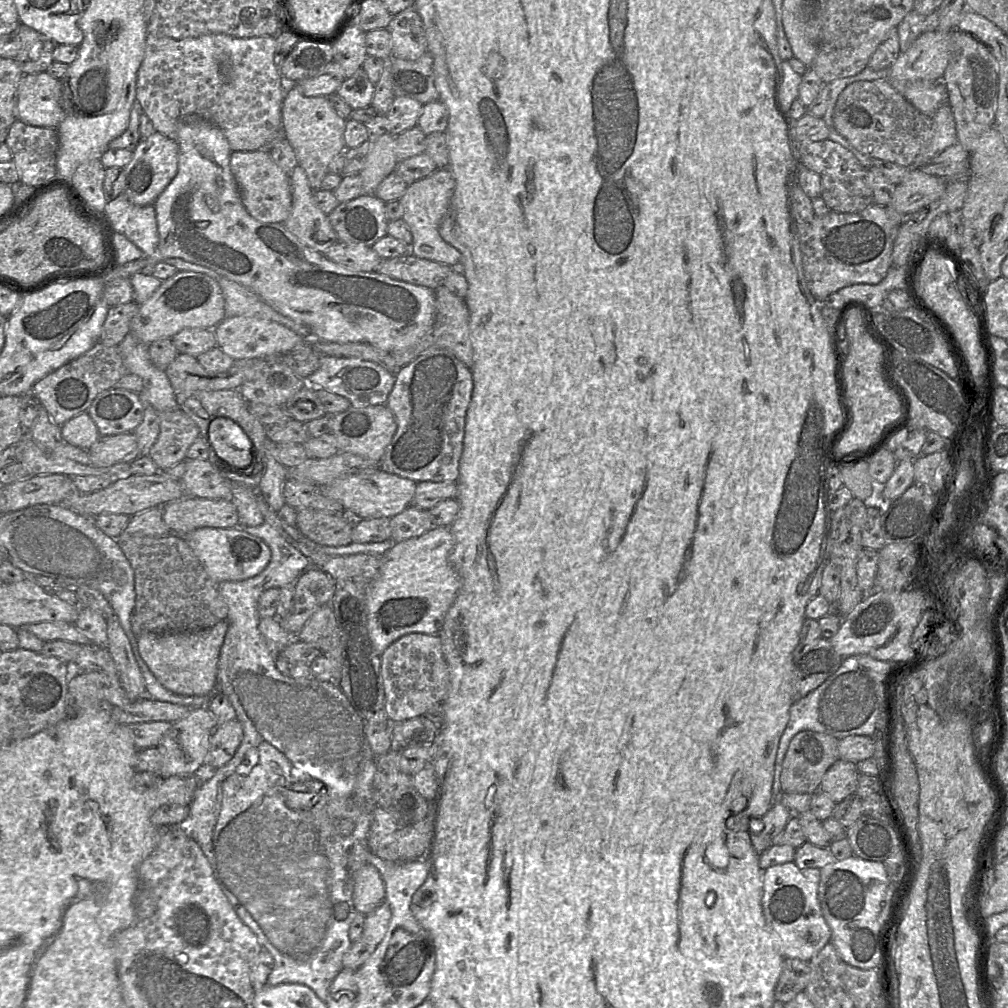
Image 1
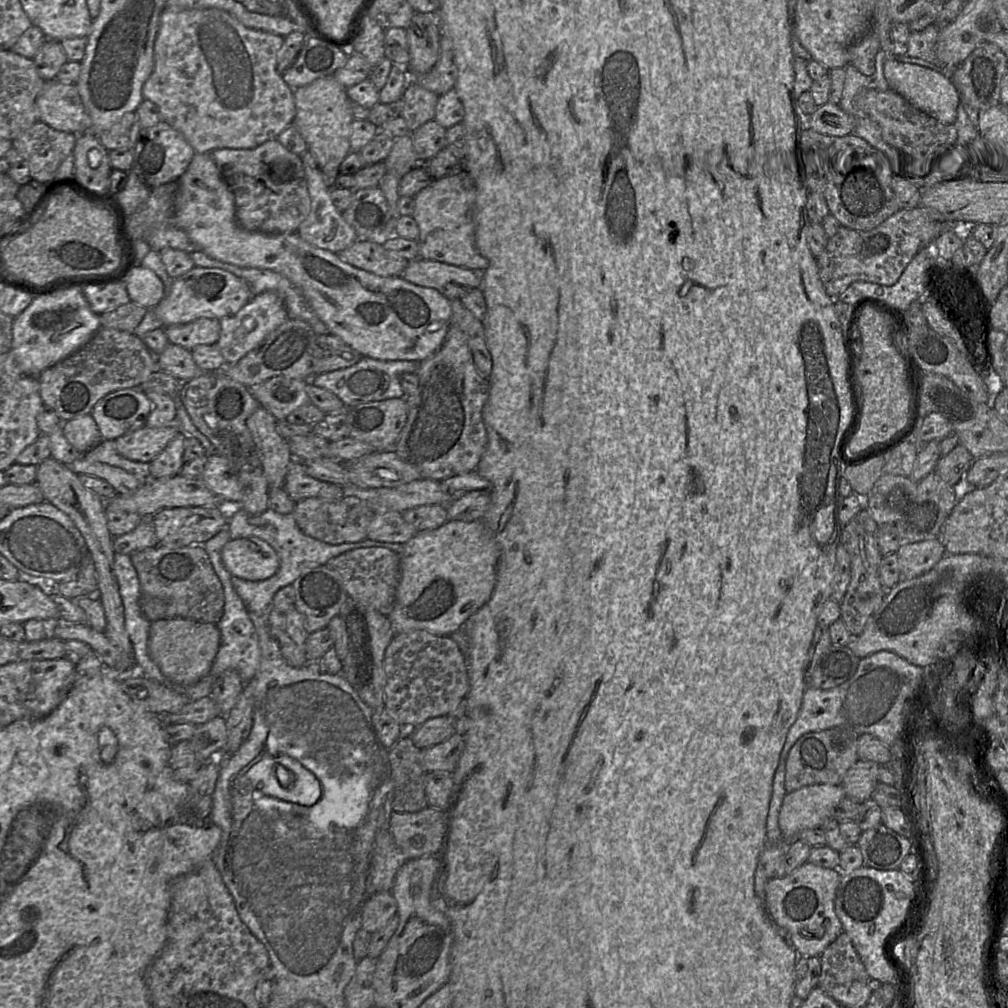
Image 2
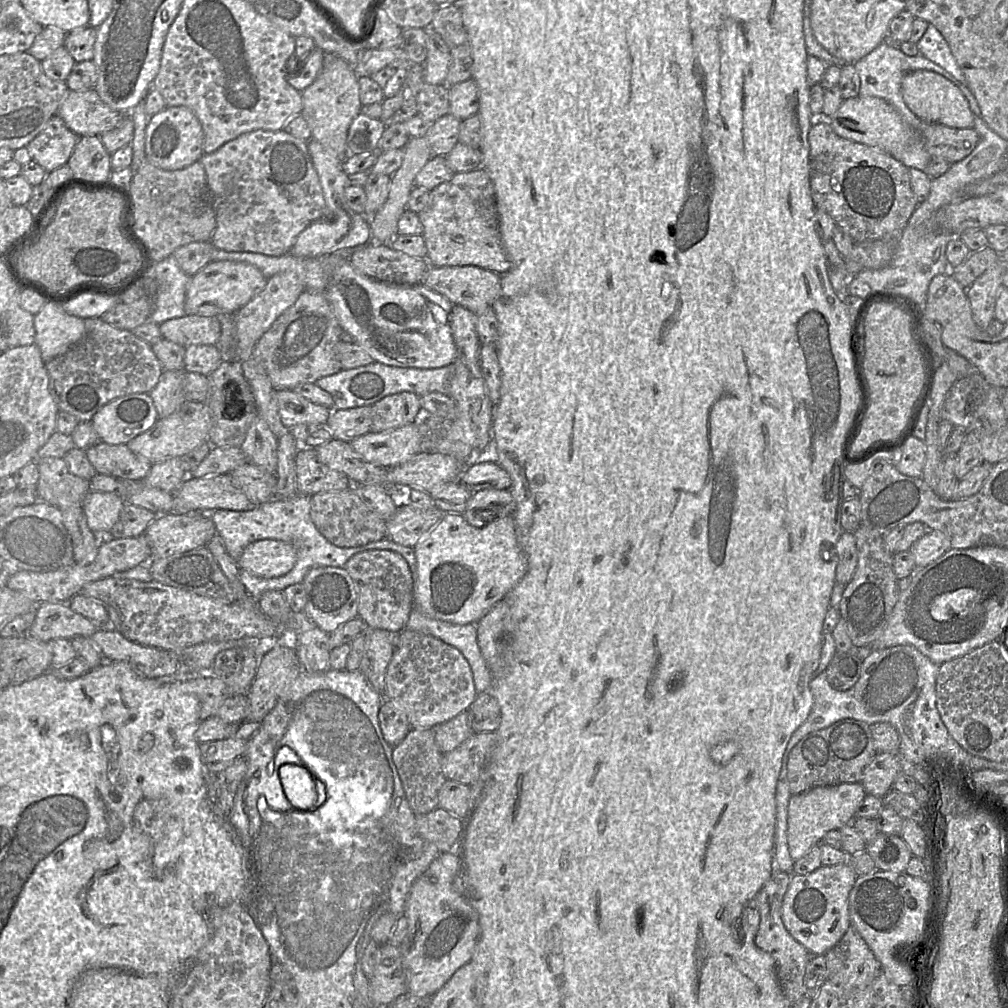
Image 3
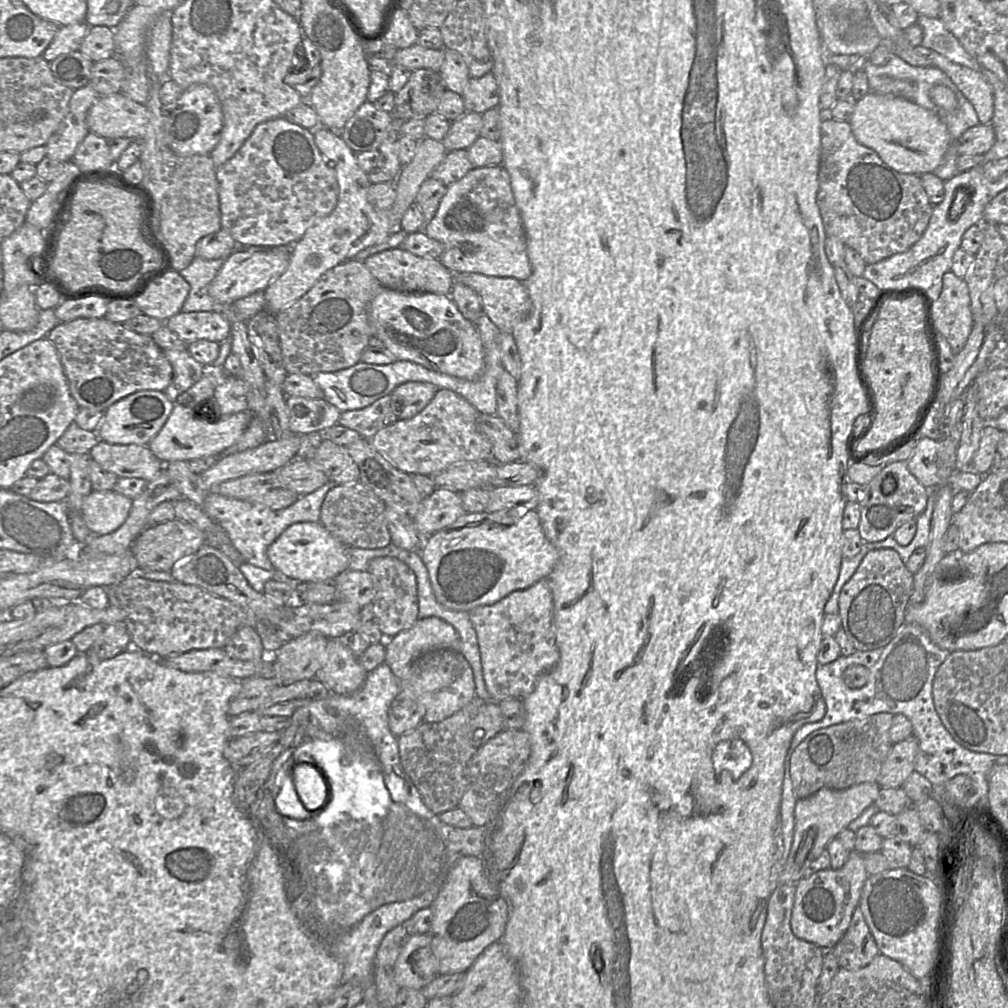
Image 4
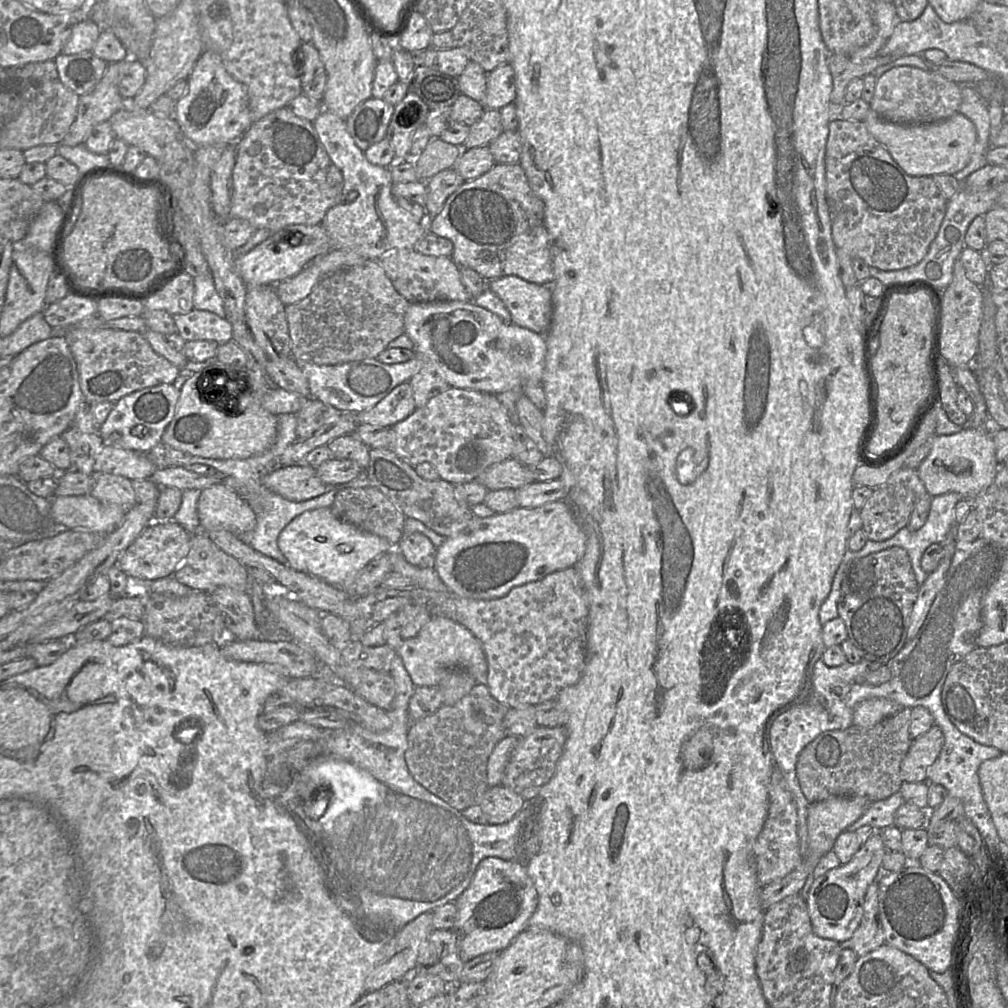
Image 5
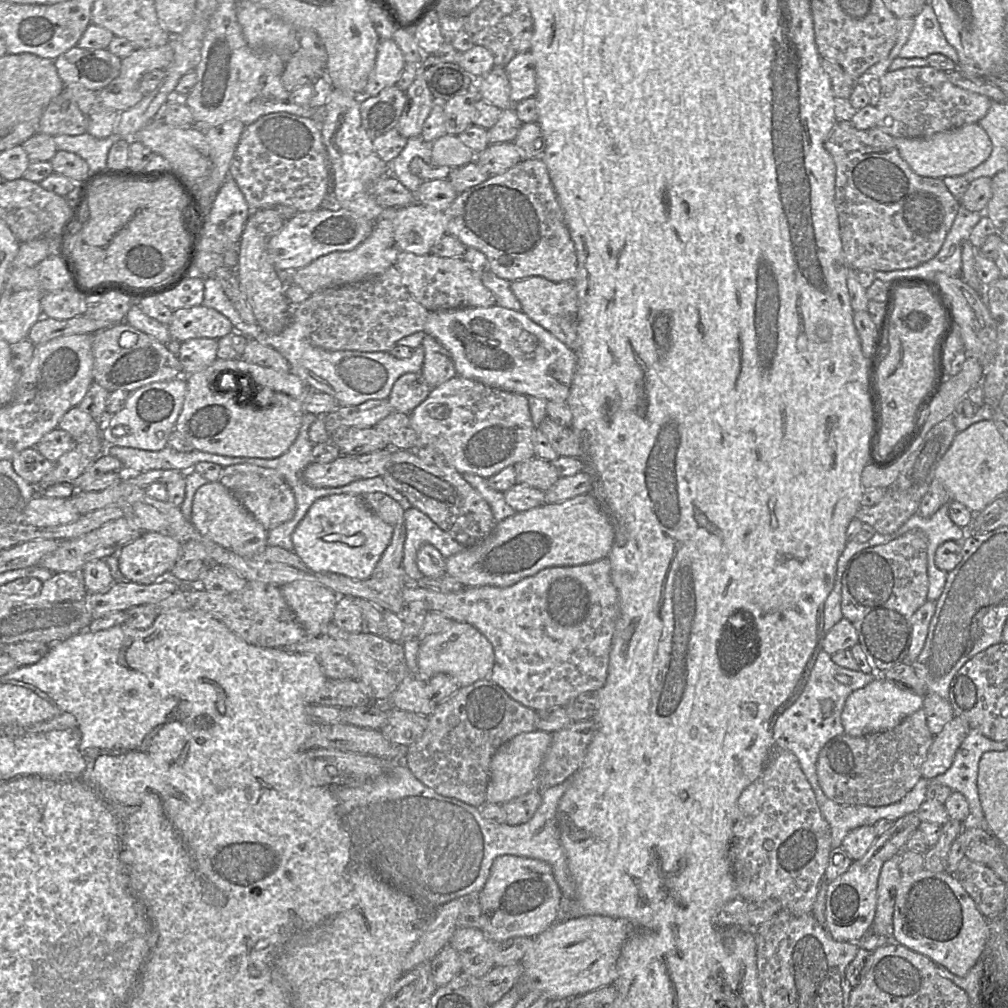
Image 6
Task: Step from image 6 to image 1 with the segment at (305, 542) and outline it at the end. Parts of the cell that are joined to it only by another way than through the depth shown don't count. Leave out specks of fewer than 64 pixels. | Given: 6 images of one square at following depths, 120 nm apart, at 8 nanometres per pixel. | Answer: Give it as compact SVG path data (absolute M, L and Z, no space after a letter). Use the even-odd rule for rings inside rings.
M241 527L198 528L183 536L200 560L208 576L215 582L241 581L256 576L271 559L268 545Z

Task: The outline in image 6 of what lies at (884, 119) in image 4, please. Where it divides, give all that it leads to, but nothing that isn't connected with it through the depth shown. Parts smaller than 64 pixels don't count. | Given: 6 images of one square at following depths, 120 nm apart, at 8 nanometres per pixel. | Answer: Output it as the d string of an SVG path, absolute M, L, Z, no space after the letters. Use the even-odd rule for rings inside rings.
M978 124L936 133L925 138L895 138L900 156L920 176L940 178L963 176L984 162L991 154L992 143L987 132Z

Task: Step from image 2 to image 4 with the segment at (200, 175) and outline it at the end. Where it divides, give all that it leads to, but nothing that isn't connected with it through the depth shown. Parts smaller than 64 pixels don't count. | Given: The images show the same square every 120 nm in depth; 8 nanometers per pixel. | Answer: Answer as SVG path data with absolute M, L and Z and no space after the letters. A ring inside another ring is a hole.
M384 289L372 301L370 323L375 338L396 358L449 376L473 380L484 369L485 349L476 325L459 312L449 295L404 293Z

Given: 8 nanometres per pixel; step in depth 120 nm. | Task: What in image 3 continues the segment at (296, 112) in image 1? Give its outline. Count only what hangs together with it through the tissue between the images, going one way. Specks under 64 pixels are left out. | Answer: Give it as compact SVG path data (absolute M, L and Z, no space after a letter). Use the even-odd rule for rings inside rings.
M324 53L323 65L317 79L301 92L303 109L301 115L306 120L311 131L312 139L329 148L341 160L345 161L349 153L347 150L347 135L350 125L361 113L362 103L359 98L359 77L354 72L354 66L330 53Z

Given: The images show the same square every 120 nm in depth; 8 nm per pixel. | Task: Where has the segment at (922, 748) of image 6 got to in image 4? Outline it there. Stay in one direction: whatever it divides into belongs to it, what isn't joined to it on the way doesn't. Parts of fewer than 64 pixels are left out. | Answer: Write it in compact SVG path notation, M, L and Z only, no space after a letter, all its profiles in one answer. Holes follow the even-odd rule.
M883 712L821 728L809 734L790 759L790 777L798 799L808 798L822 788L846 789L864 782L876 782L893 744L889 731L894 715Z

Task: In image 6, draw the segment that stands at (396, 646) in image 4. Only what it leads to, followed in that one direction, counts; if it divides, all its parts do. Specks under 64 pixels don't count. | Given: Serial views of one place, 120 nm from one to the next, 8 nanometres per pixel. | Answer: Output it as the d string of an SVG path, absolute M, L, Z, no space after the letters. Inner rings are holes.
M453 622L444 632L420 640L417 674L425 681L436 674L447 674L462 688L478 680L488 679L494 661L492 644L476 627L469 623Z

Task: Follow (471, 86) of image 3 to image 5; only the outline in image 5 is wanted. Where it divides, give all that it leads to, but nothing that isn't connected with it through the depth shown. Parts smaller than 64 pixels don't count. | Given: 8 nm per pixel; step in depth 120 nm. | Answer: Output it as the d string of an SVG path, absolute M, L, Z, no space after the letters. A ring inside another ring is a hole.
M503 63L487 72L486 95L480 101L485 109L501 109L515 98L515 75L510 63Z

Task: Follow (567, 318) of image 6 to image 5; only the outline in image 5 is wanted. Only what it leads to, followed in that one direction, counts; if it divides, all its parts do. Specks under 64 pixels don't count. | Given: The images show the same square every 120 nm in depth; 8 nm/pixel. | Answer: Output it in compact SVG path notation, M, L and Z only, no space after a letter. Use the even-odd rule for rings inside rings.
M507 275L488 280L486 288L504 303L510 313L511 323L536 333L546 334L553 313L550 286Z

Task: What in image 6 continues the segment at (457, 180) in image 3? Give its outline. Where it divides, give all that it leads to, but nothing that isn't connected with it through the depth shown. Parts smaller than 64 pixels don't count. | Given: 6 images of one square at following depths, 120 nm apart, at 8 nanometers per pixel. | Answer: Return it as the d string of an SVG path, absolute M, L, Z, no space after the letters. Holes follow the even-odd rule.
M540 157L525 159L506 170L504 173L491 175L485 181L459 192L452 204L444 211L446 216L447 233L458 238L466 248L476 248L483 252L489 263L489 270L500 278L510 282L531 276L540 276L552 282L573 281L577 274L577 254L564 219L564 212L559 203L552 184L548 168Z

